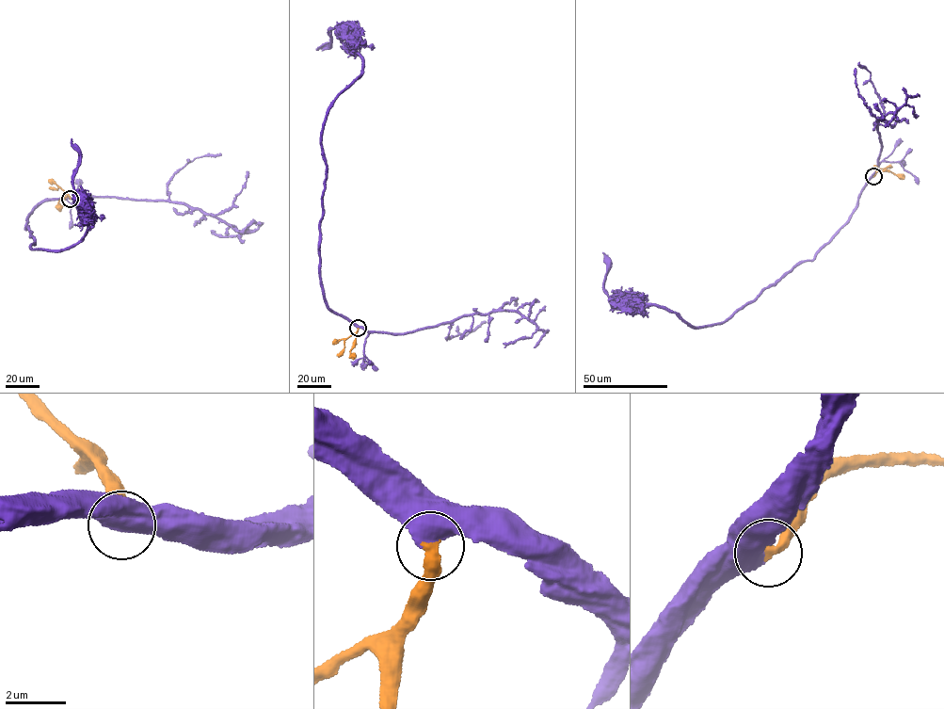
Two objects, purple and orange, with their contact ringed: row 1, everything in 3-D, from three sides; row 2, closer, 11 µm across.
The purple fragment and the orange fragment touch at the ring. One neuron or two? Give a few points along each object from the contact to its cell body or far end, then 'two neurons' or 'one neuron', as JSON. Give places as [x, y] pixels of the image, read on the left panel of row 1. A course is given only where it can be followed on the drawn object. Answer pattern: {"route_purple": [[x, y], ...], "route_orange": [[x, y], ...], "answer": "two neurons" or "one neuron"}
{"route_purple": [[70, 199], [47, 199], [29, 215], [32, 249], [66, 249], [87, 230], [73, 183], [80, 151], [72, 138]], "route_orange": [[70, 199], [69, 195], [59, 201], [60, 211]], "answer": "one neuron"}

